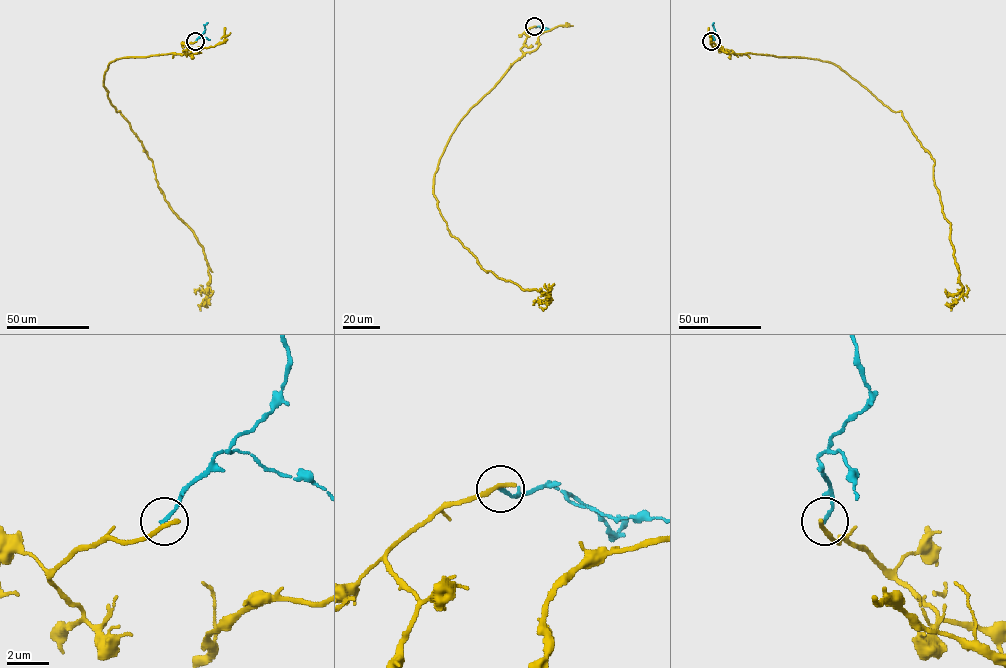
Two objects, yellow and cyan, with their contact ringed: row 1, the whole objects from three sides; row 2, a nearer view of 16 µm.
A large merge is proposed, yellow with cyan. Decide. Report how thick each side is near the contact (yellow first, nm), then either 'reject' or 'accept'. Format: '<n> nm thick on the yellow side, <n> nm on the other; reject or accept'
240 nm thick on the yellow side, 160 nm on the other; reject

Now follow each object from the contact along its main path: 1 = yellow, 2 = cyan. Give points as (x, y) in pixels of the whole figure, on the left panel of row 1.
1: (195, 42), (185, 54), (112, 61), (104, 86), (152, 161), (164, 200), (203, 248), (210, 283), (201, 310)
2: (195, 41), (208, 23)

